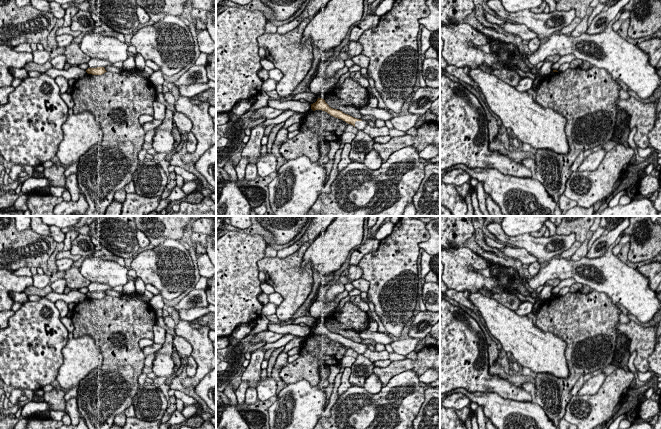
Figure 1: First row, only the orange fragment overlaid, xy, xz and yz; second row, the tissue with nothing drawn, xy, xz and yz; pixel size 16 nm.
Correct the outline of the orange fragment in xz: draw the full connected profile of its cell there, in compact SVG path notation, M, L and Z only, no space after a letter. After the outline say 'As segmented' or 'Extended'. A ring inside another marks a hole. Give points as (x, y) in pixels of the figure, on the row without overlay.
M318 322L315 327L311 328L311 333L313 335L315 334L325 335L331 340L341 343L346 347L353 349L357 354L363 354L368 349L368 345L354 342L348 338L343 337L340 334L331 332L322 322Z. Extended

